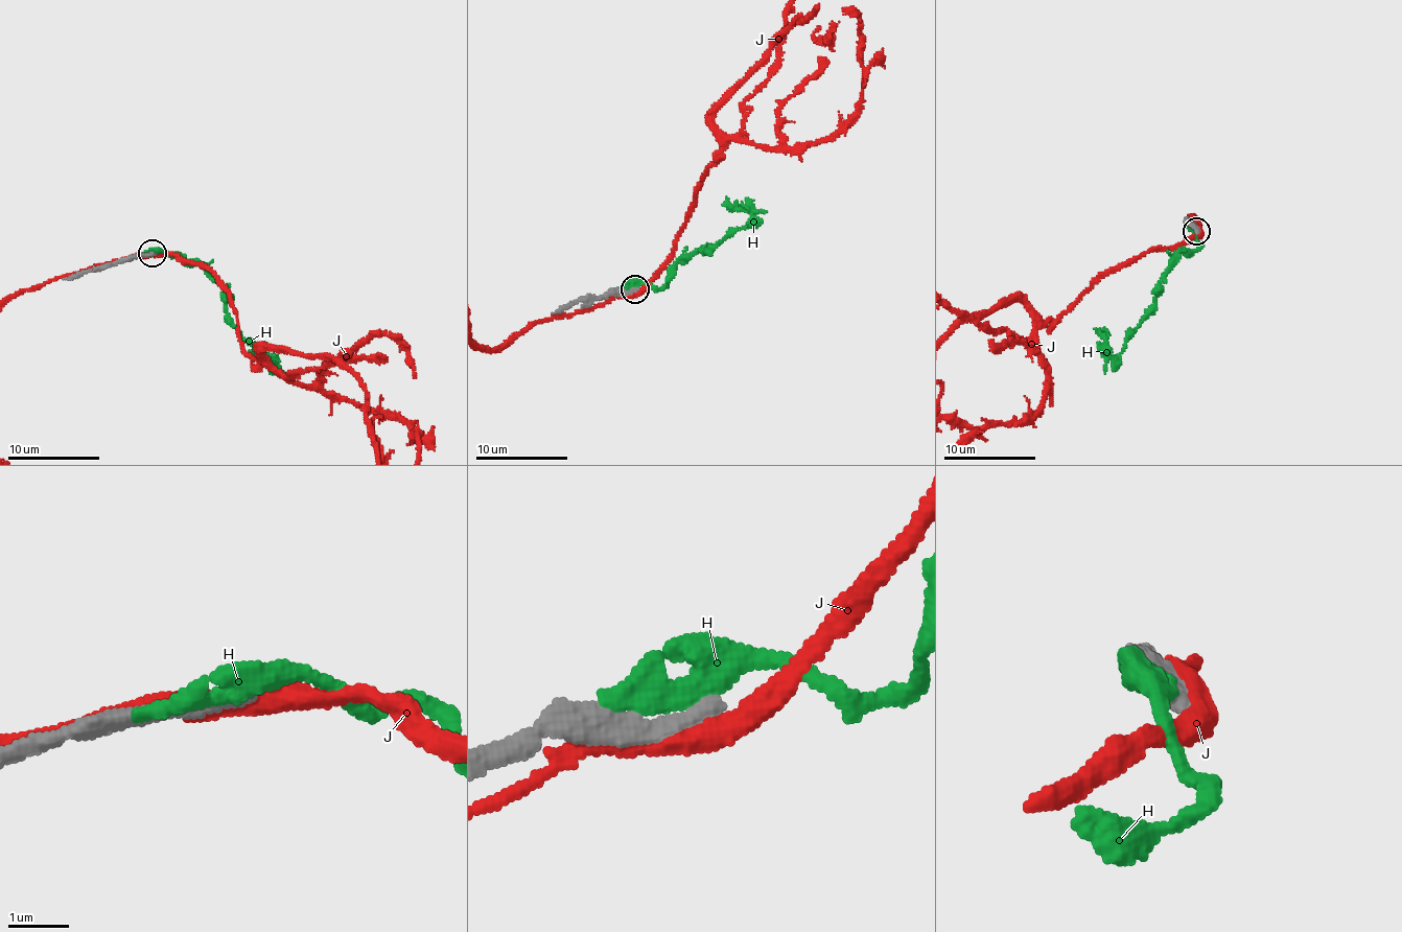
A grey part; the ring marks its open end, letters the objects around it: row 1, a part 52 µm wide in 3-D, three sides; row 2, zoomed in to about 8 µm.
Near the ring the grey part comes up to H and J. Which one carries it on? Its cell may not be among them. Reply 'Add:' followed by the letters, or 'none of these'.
Add: none of these

